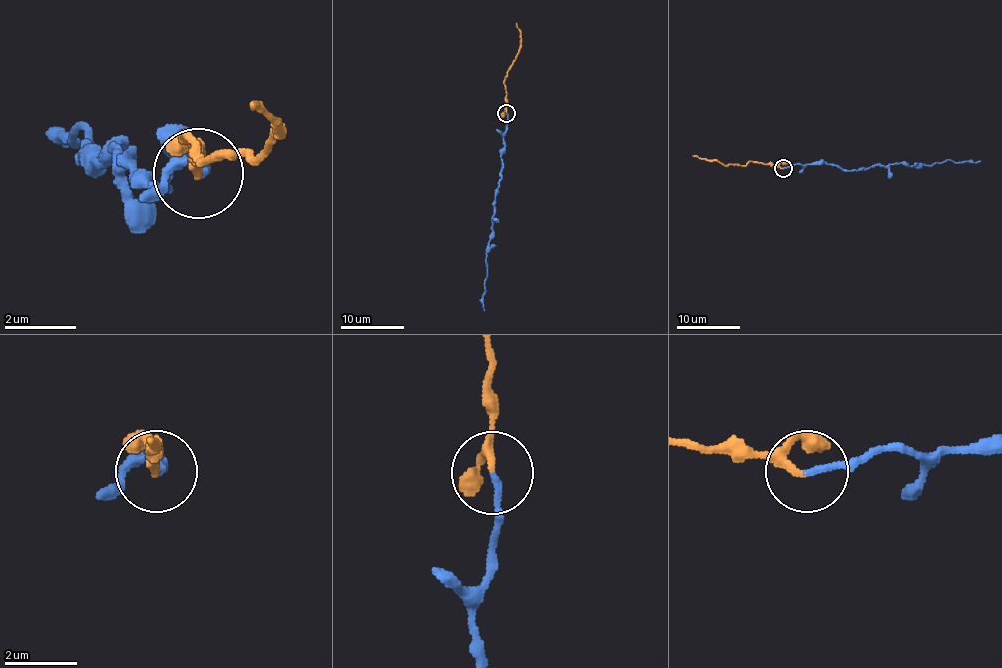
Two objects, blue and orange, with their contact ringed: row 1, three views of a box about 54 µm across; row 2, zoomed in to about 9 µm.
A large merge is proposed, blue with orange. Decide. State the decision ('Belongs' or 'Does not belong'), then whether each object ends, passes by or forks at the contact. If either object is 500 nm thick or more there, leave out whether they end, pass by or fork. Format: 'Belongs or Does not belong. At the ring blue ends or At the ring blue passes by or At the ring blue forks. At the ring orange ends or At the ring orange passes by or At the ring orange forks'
Does not belong. At the ring blue ends. At the ring orange passes by

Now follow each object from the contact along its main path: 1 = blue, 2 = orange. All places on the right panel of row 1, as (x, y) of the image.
1: (782, 167), (825, 163), (847, 170), (858, 170), (898, 163), (933, 166), (948, 159), (956, 163), (980, 161)
2: (782, 167), (749, 161), (744, 166), (724, 166), (692, 155)

